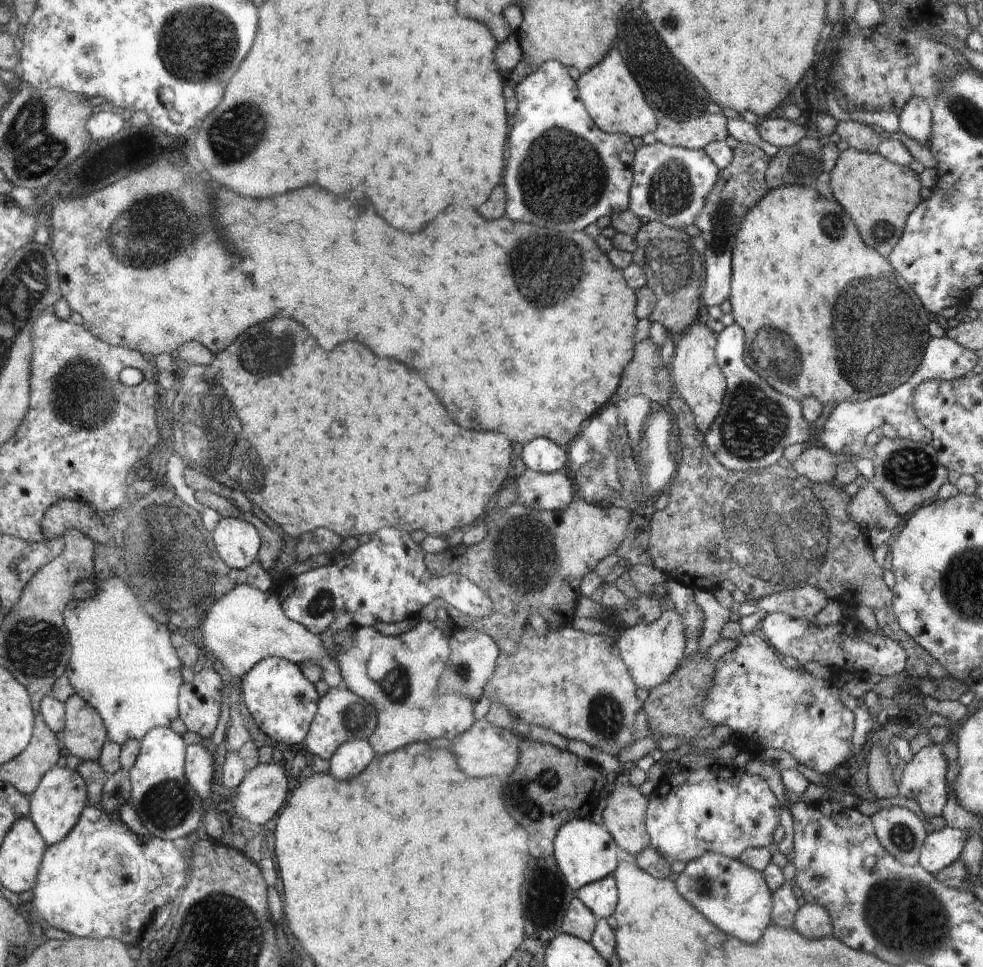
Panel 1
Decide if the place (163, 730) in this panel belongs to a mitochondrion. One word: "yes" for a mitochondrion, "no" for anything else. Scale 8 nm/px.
no

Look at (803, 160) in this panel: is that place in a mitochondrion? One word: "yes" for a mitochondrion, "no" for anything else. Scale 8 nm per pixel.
yes

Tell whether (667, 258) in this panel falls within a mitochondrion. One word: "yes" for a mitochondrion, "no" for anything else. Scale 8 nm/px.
yes

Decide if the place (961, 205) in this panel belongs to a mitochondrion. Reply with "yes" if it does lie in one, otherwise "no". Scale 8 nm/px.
no

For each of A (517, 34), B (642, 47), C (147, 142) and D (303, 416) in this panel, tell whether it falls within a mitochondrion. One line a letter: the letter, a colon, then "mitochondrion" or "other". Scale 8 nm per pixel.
A: other
B: mitochondrion
C: mitochondrion
D: other

